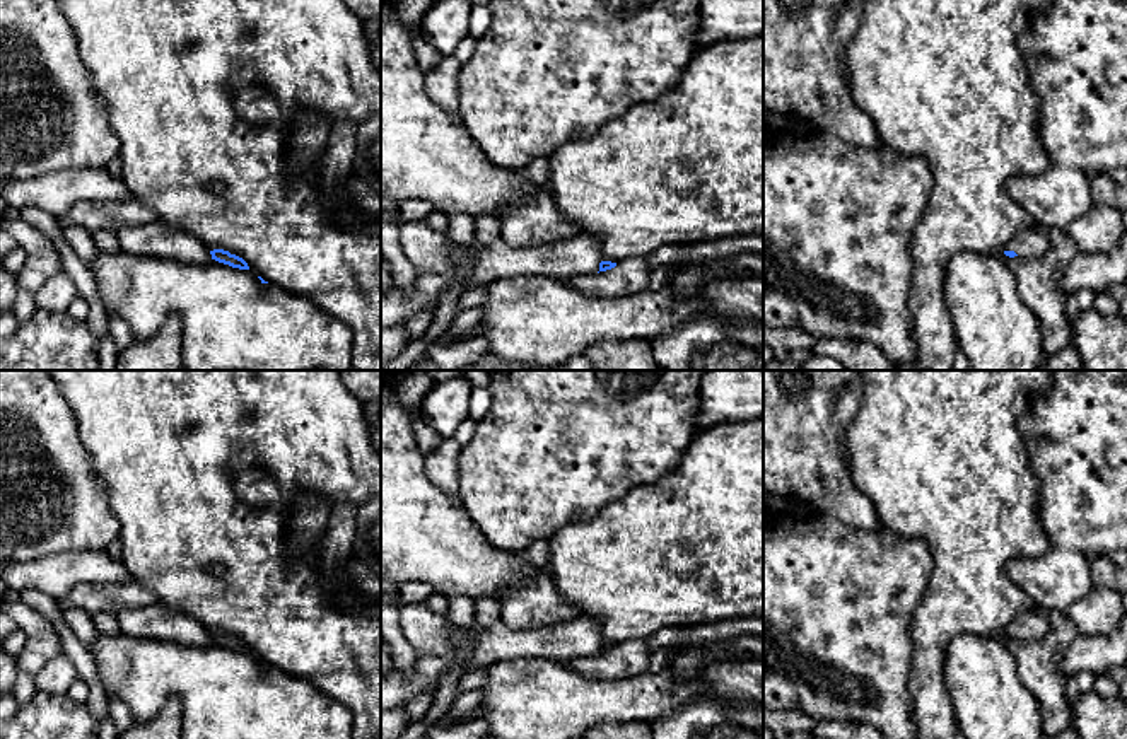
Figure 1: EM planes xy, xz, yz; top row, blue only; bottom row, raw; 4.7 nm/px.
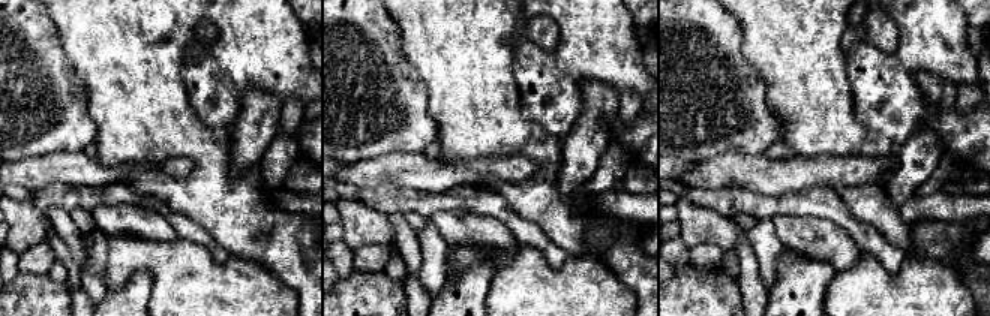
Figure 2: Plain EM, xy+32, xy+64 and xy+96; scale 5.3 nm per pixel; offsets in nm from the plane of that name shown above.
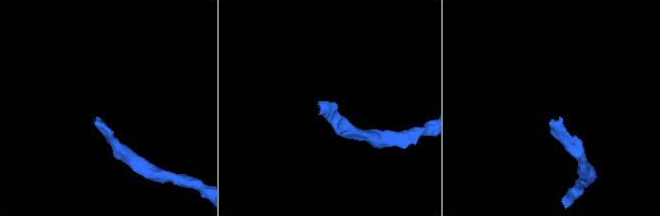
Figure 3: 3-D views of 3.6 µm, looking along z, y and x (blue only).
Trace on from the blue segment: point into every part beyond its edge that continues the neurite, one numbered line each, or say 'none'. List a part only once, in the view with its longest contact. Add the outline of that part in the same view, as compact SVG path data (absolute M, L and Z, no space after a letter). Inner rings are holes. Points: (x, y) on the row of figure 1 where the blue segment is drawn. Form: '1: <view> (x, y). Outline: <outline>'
1: xz (581, 255). Outline: M586 232L552 246L512 247L499 237L480 249L475 239L468 244L451 241L449 249L451 265L444 271L417 271L410 292L394 287L388 294L381 294L381 329L403 326L413 312L435 309L441 295L456 285L464 271L468 278L463 282L463 292L480 283L524 273L558 280L593 275L599 271L599 263L606 261L601 241Z

